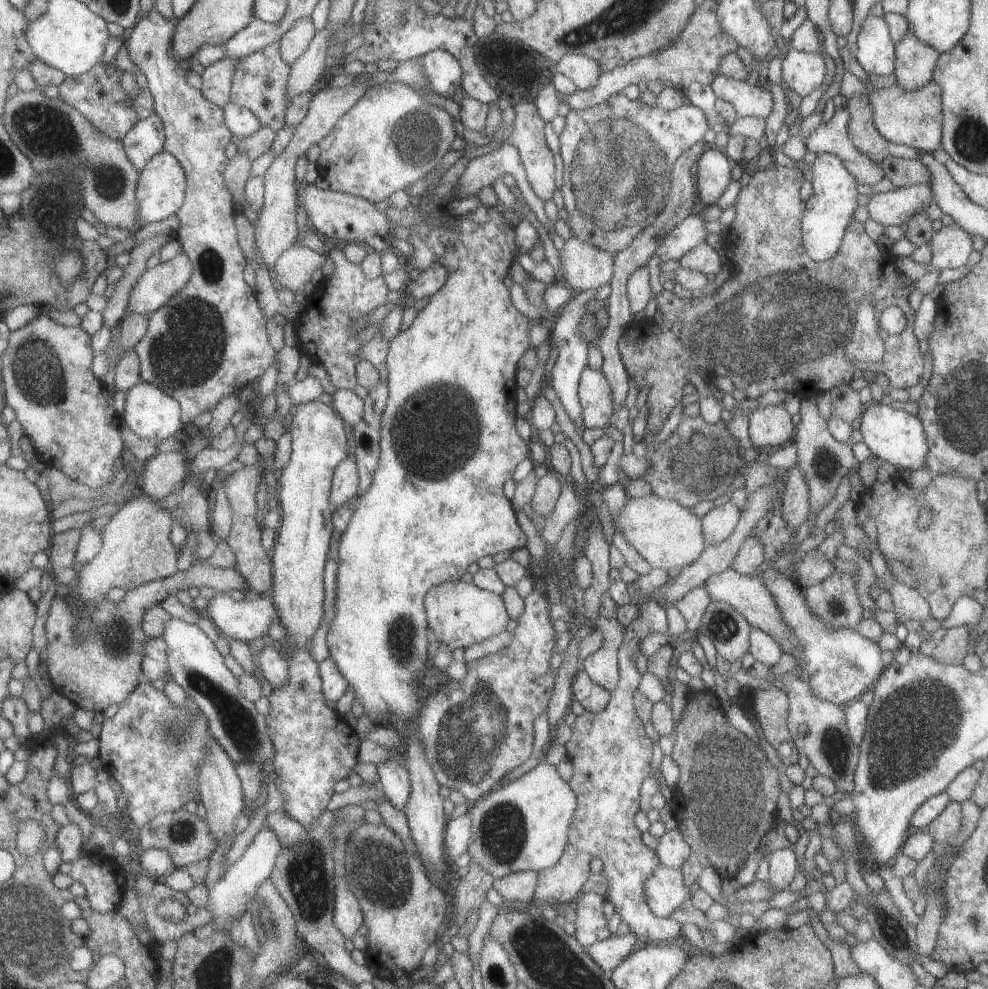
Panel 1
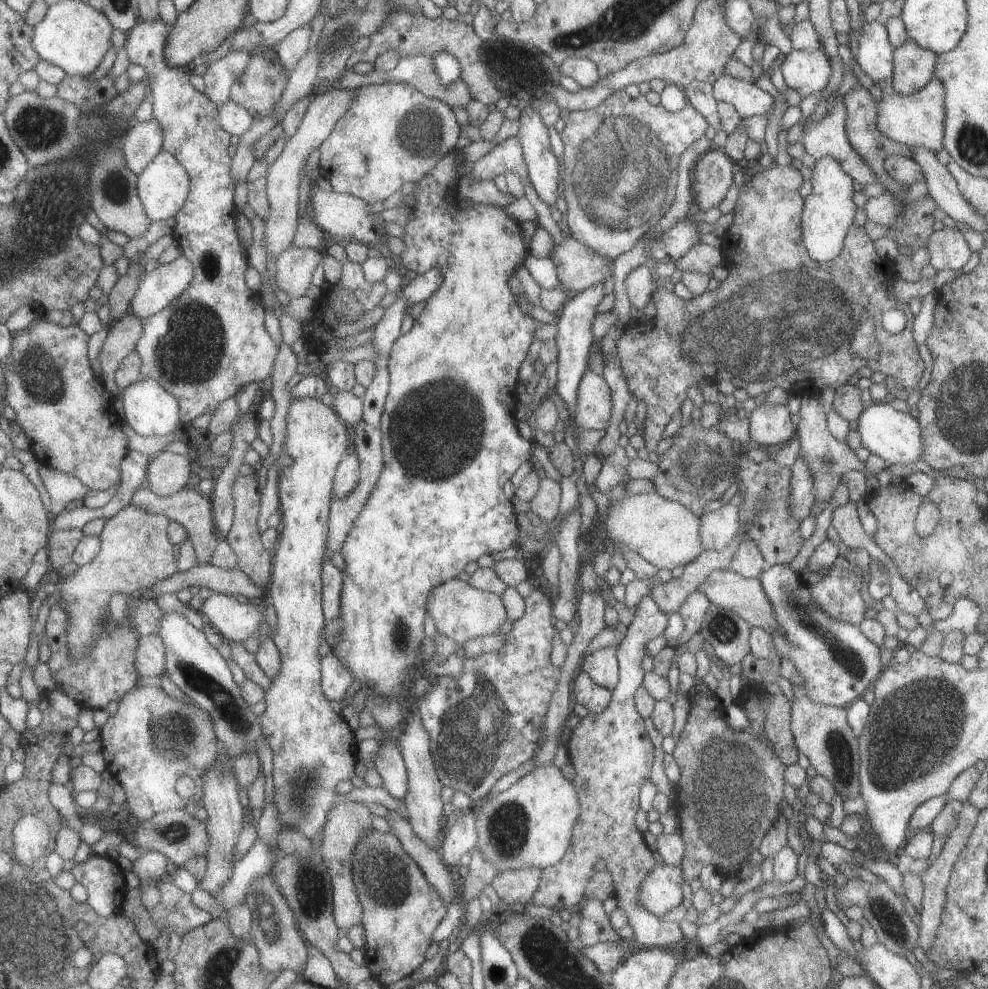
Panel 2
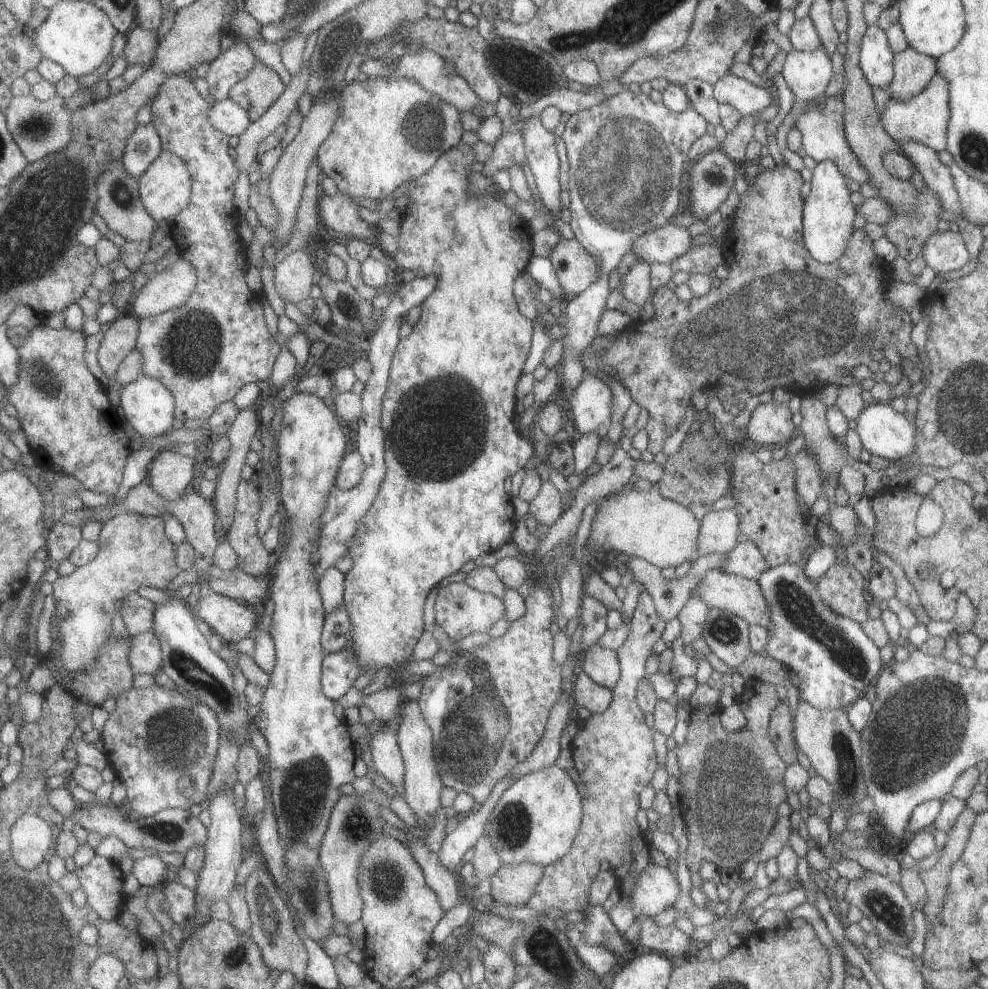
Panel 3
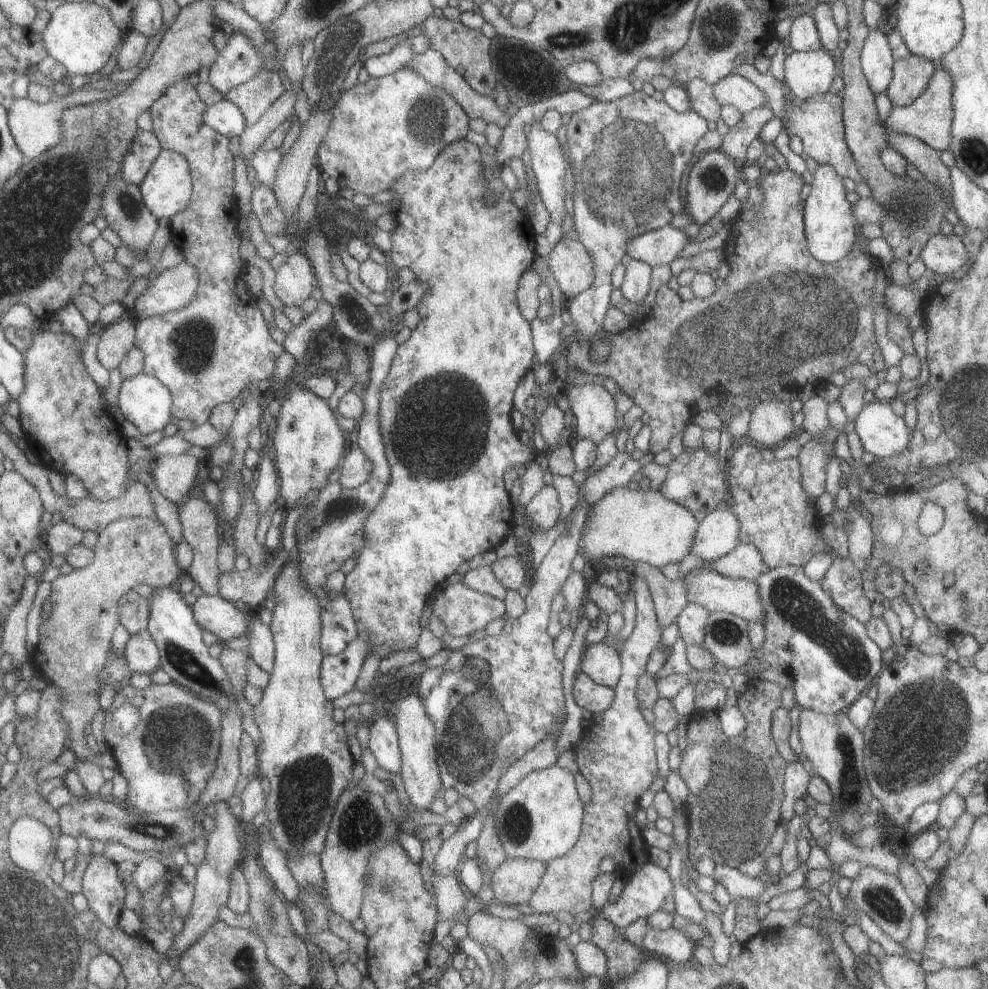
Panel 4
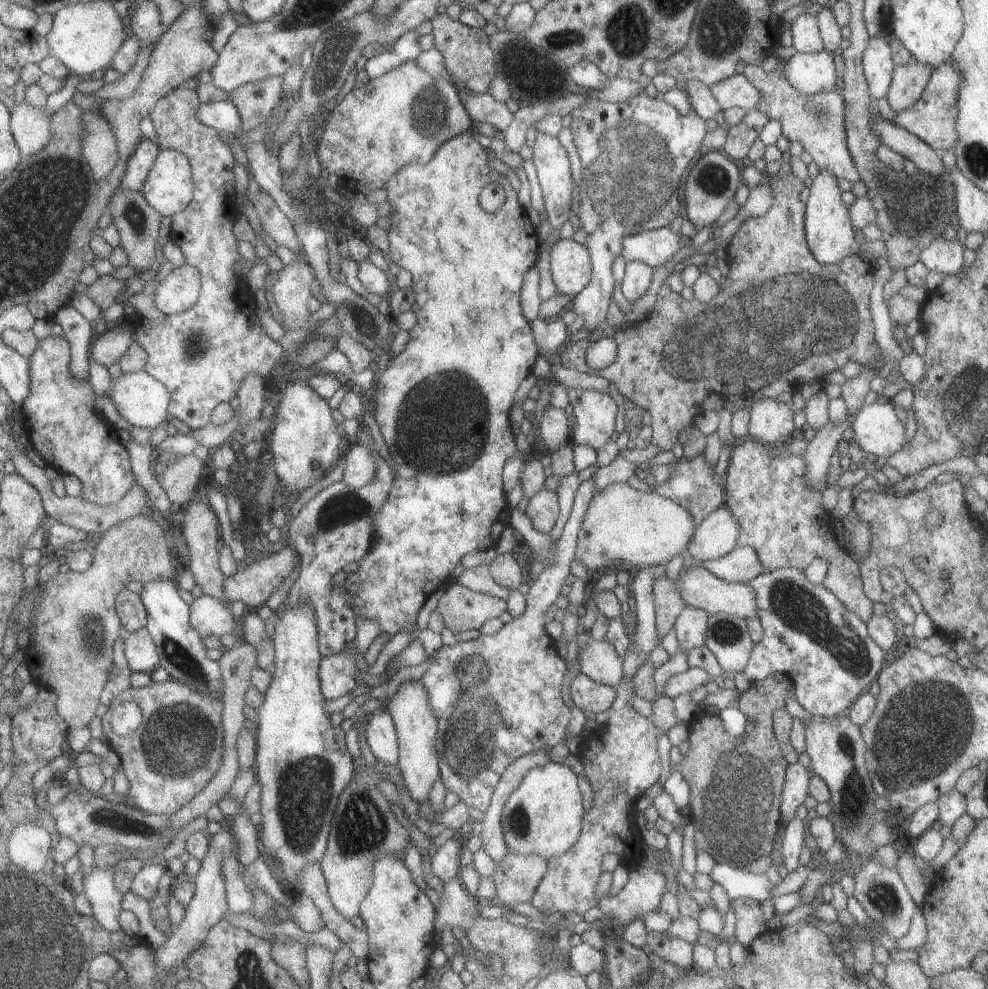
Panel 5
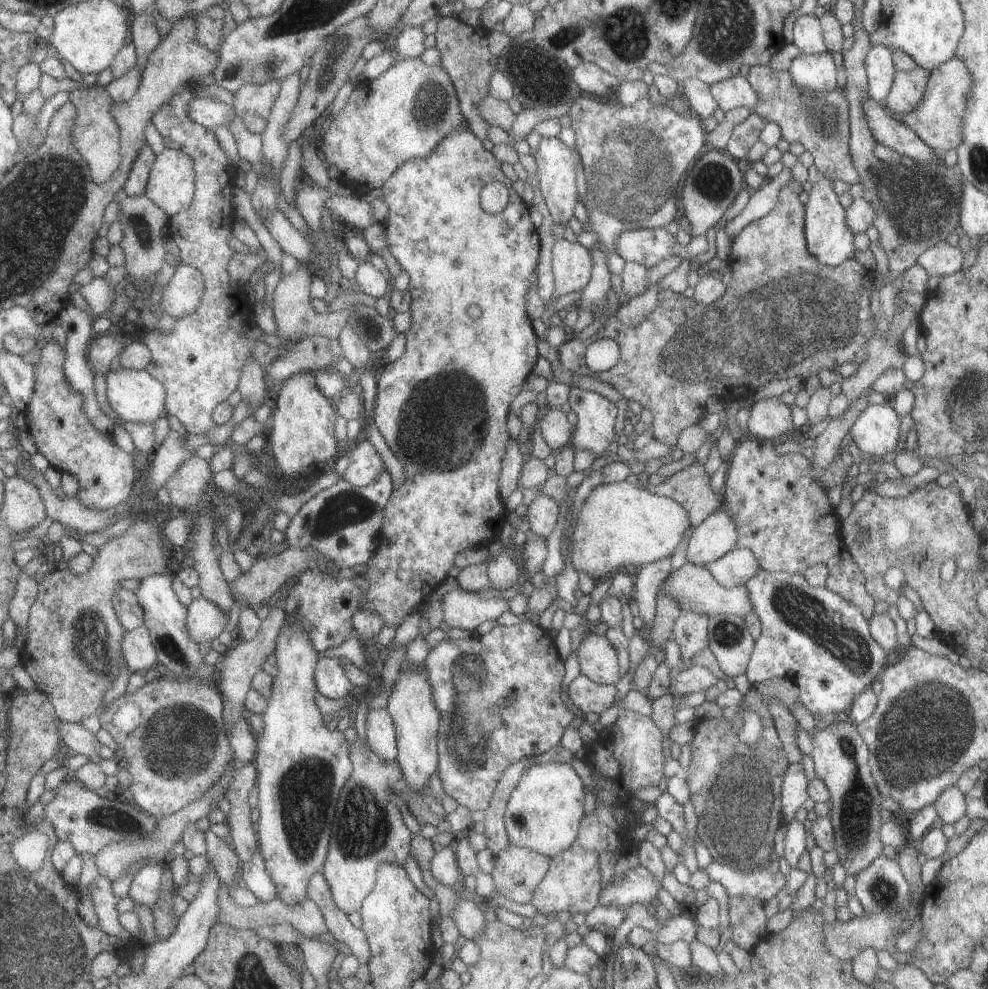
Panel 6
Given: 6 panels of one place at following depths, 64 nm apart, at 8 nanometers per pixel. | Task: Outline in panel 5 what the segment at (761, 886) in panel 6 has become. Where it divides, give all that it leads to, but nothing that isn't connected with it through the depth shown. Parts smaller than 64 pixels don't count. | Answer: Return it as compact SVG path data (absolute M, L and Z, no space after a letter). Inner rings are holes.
M717 864L716 869L708 872L708 877L713 883L721 885L729 899L753 899L758 902L775 895L775 887L764 873L749 873L746 869L735 868L728 864Z

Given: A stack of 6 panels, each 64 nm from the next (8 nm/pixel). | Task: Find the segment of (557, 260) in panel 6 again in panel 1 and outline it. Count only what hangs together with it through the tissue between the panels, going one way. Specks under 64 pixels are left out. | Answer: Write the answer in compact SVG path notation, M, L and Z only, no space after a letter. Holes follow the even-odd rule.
M573 236L569 237L567 240L564 240L564 243L557 251L557 258L559 258L558 268L563 274L561 282L568 286L573 293L595 289L609 282L612 275L612 256L607 251L595 248L585 241L580 241Z

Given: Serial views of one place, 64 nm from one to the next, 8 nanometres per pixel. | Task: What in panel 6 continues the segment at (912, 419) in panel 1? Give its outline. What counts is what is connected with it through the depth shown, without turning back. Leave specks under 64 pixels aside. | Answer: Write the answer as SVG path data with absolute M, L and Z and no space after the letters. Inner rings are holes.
M887 404L885 405L867 405L856 416L856 419L851 424L848 430L849 436L853 444L861 450L862 454L866 457L872 455L874 459L879 459L887 453L895 452L895 444L897 444L897 436L899 436L899 417L895 411Z

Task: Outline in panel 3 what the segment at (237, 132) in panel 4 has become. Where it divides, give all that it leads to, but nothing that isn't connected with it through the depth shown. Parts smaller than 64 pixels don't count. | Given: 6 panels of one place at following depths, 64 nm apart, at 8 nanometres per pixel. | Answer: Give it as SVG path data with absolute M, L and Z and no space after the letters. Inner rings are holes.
M229 98L217 101L210 110L210 123L227 136L240 137L251 126L249 113Z

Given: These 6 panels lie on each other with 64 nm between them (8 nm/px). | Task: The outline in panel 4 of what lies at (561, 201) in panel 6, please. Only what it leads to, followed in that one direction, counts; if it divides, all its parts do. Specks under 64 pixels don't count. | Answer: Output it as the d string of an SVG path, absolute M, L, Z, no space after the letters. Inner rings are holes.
M533 121L529 126L529 134L526 138L526 150L530 156L529 166L537 183L538 197L541 204L545 206L549 213L549 222L545 230L536 236L536 251L540 257L546 257L553 245L562 237L561 235L561 220L566 214L565 206L563 205L563 196L566 192L563 188L563 178L565 172L565 160L563 159L560 144L557 143L555 134L545 132L538 121Z

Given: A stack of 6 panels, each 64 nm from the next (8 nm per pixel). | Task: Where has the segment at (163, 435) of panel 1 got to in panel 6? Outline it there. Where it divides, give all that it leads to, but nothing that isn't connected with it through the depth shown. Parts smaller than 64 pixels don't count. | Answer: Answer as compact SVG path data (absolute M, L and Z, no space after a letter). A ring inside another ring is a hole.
M120 366L105 373L105 381L108 402L122 420L130 423L153 423L167 414L166 385L158 381L147 369L135 370Z

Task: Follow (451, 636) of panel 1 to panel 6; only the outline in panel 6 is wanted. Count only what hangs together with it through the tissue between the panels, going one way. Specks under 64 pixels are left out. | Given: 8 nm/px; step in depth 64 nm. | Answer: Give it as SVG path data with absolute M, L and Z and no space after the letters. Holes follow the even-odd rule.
M453 589L443 597L444 622L449 627L475 630L484 620L495 620L507 610L503 597L480 598L478 592Z

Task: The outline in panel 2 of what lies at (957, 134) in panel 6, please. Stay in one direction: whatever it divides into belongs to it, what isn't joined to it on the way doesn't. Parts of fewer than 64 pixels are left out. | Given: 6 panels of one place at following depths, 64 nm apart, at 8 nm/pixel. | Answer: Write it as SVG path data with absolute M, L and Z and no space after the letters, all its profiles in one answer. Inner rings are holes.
M933 77L921 90L910 95L900 95L892 90L883 90L881 99L876 102L876 127L883 136L890 138L899 144L908 147L921 147L937 153L942 150L944 106L943 106L943 85Z

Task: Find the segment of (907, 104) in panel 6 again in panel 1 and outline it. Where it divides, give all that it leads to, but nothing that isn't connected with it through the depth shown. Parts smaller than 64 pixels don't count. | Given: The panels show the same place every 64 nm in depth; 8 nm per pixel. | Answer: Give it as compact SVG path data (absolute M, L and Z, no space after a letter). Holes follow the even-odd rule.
M905 33L894 44L894 63L893 74L895 74L895 85L902 88L904 91L914 91L921 88L924 84L932 80L932 70L935 66L938 52L928 46L919 42L911 33Z

